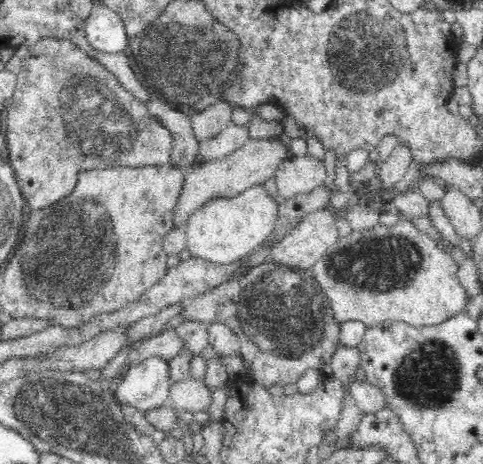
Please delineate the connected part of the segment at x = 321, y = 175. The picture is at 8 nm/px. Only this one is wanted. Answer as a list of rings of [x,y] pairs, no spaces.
[[[306,153],[283,162],[274,176],[277,192],[282,197],[292,197],[298,192],[310,192],[326,180],[324,161]]]

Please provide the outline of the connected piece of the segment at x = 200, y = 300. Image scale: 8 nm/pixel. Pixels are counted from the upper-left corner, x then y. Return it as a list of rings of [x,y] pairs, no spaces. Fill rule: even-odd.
[[[271,258],[265,259],[264,263],[248,266],[239,275],[187,299],[179,315],[185,321],[222,323],[237,332],[242,342],[240,356],[252,369],[252,373],[245,376],[262,382],[266,387],[294,384],[308,368],[326,368],[326,364],[331,364],[331,357],[340,343],[340,324],[333,318],[329,299],[318,281],[303,269],[275,262]]]

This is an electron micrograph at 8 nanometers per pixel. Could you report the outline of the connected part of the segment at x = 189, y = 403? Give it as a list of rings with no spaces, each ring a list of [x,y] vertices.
[[[191,376],[183,381],[171,382],[169,386],[167,402],[176,410],[190,413],[205,411],[211,406],[211,401],[204,383]]]

